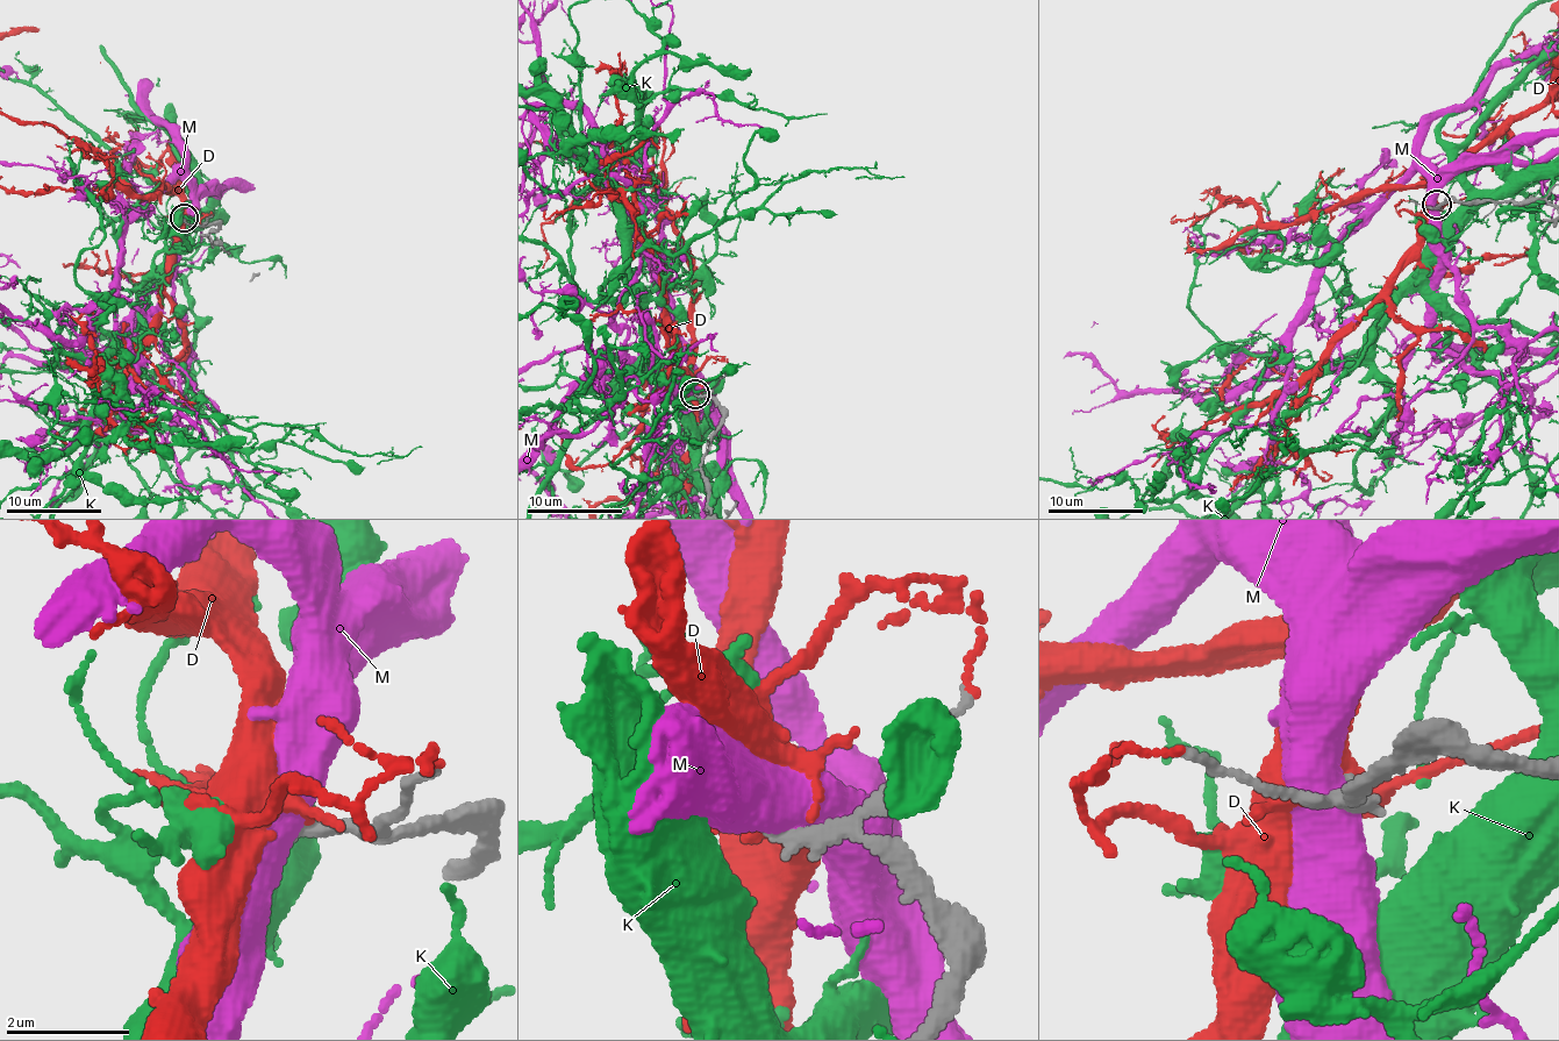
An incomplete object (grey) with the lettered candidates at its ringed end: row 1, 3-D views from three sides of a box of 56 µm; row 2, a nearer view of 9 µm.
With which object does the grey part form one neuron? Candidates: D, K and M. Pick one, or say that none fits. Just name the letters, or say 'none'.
none

